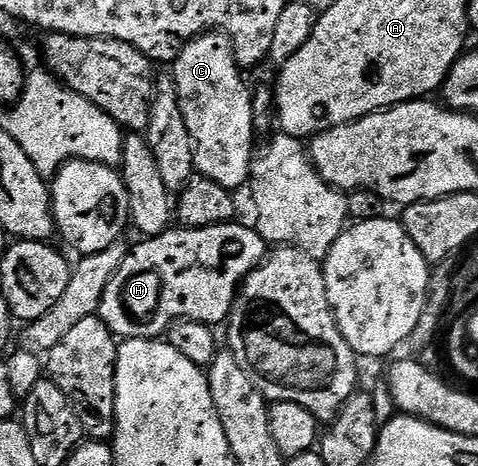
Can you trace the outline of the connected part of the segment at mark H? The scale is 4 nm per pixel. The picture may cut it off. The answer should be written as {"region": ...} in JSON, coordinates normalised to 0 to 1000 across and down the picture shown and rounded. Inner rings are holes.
{"region":[[[504,474],[458,479],[437,487],[370,485],[337,504],[295,511],[293,524],[259,549],[247,586],[230,594],[230,612],[213,629],[209,685],[245,730],[322,727],[341,721],[372,685],[404,685],[437,697],[467,695],[485,670],[502,609],[531,575],[542,573],[563,545],[563,524],[538,500],[533,485]]]}

